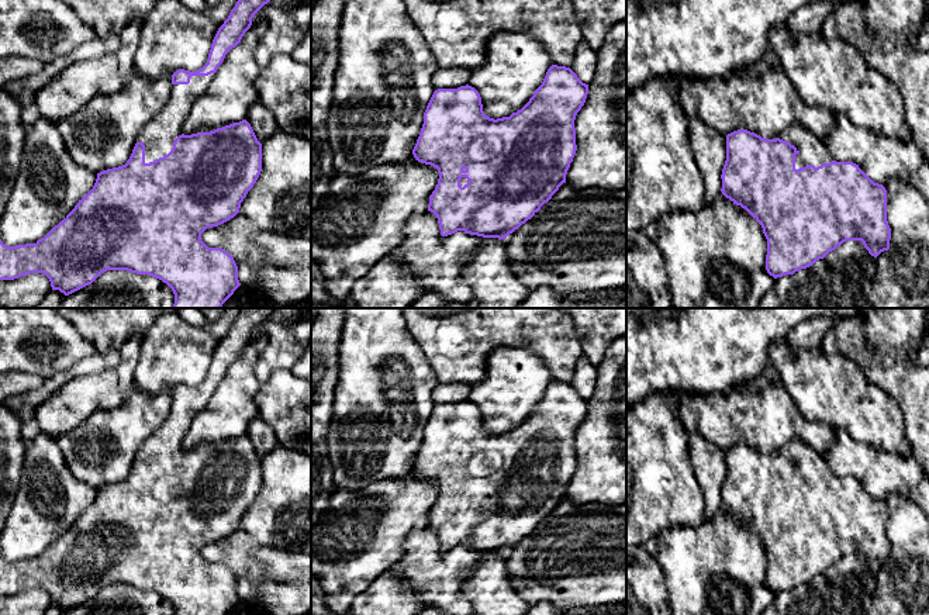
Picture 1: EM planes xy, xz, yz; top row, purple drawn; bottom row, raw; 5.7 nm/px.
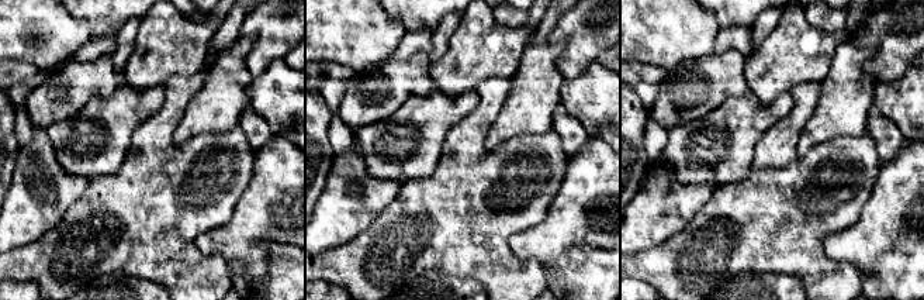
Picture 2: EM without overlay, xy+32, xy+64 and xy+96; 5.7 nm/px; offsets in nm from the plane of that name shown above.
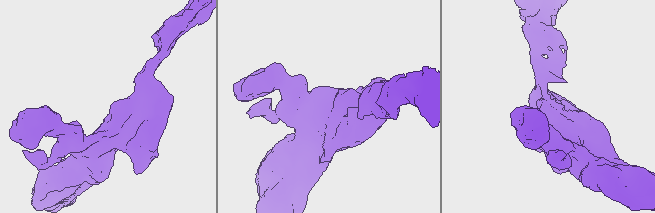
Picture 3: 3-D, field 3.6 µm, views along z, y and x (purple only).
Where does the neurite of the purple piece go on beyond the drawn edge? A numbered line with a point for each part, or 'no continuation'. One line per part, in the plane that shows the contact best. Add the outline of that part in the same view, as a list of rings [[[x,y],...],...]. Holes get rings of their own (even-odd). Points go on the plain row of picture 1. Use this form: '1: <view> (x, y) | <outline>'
1: yz (812, 466) | [[[792,440],[790,445],[780,450],[780,455],[787,456],[797,463],[797,486],[808,480],[818,483],[822,478],[835,476],[823,456],[801,440]]]

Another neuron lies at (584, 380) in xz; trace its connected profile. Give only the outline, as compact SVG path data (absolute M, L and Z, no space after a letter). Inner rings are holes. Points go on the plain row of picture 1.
M583 356L576 364L574 377L570 384L583 398L588 400L595 390L597 366Z

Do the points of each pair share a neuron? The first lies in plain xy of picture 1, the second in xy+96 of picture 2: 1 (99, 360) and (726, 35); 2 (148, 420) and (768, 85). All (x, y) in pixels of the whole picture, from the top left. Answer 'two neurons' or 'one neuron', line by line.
1: one neuron
2: two neurons

